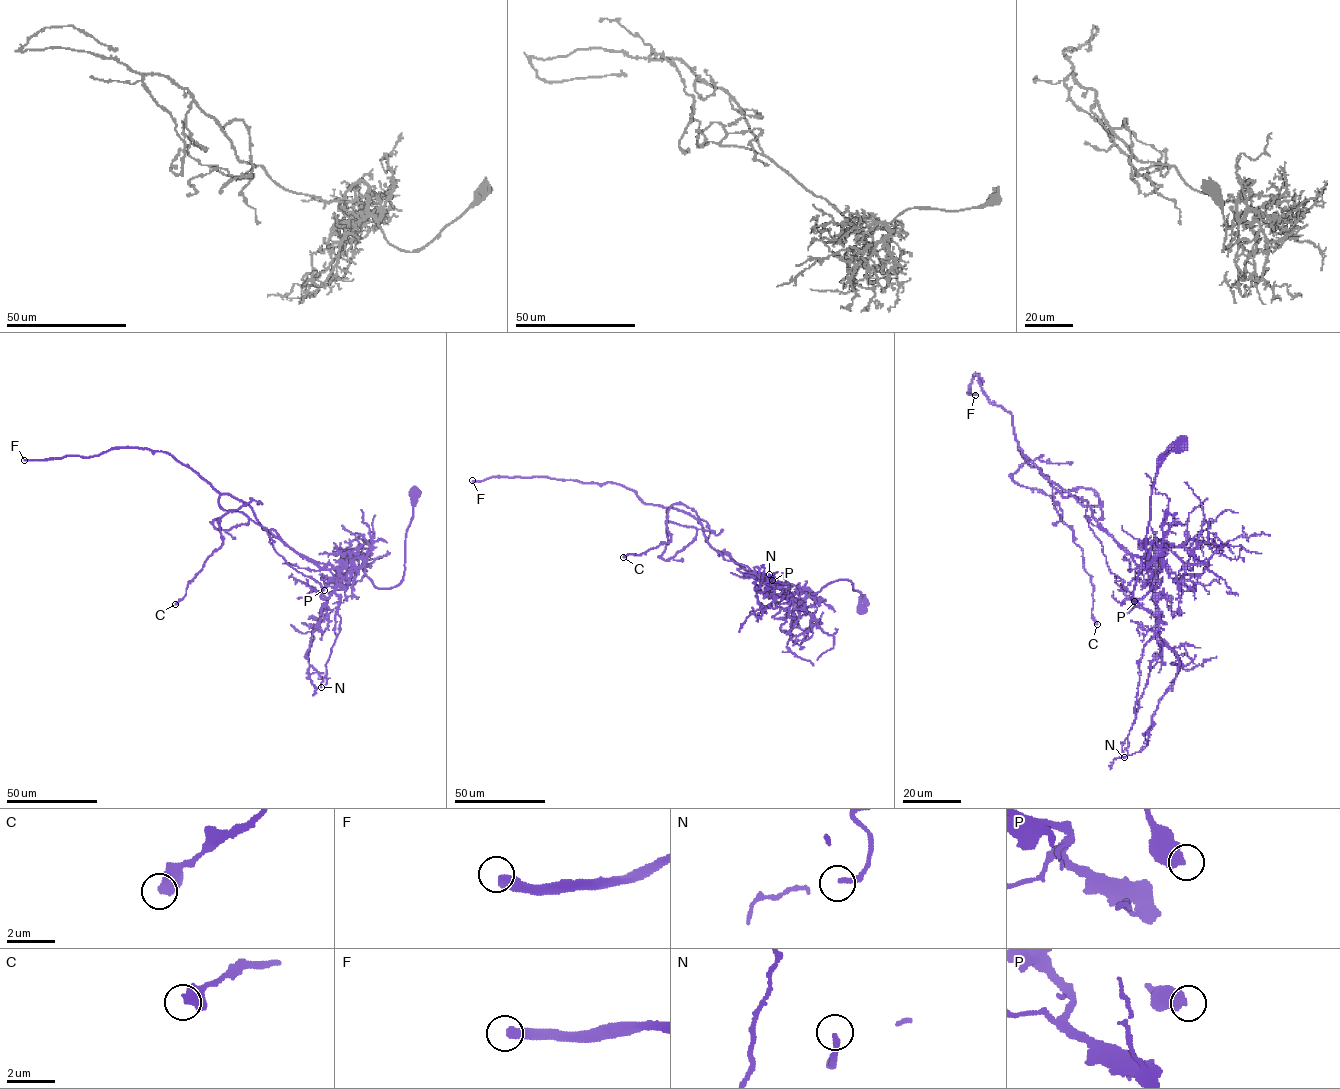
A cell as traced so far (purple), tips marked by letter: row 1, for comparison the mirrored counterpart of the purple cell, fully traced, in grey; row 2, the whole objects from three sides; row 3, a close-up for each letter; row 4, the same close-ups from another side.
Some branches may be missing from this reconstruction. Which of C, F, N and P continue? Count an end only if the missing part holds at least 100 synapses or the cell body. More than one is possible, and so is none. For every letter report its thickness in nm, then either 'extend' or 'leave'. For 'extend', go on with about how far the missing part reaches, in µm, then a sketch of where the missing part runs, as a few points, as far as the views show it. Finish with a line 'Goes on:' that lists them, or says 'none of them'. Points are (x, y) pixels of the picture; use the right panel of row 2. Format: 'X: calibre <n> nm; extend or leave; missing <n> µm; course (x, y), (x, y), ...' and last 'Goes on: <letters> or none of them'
C: calibre 550 nm; leave
F: calibre 440 nm; extend; missing 200 µm; course (975, 395), (974, 409), (1015, 452), (1030, 497), (1095, 543), (1092, 554), (1081, 555), (1111, 576), (1116, 626)
N: calibre 200 nm; leave
P: calibre 600 nm; leave
Goes on: F

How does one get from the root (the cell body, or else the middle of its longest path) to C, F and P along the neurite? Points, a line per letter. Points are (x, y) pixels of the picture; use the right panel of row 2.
C: (1181, 444), (1139, 599), (1163, 548), (1129, 553), (1019, 448), (1097, 494), (1052, 497), (1097, 624)
F: (1181, 444), (1156, 476), (1135, 599), (1163, 548), (1151, 565), (1129, 553), (1018, 447), (978, 374), (975, 395)
P: (1181, 444), (1152, 490), (1133, 595), (1142, 598), (1163, 548), (1150, 565), (1087, 506), (1107, 565), (1134, 601)

